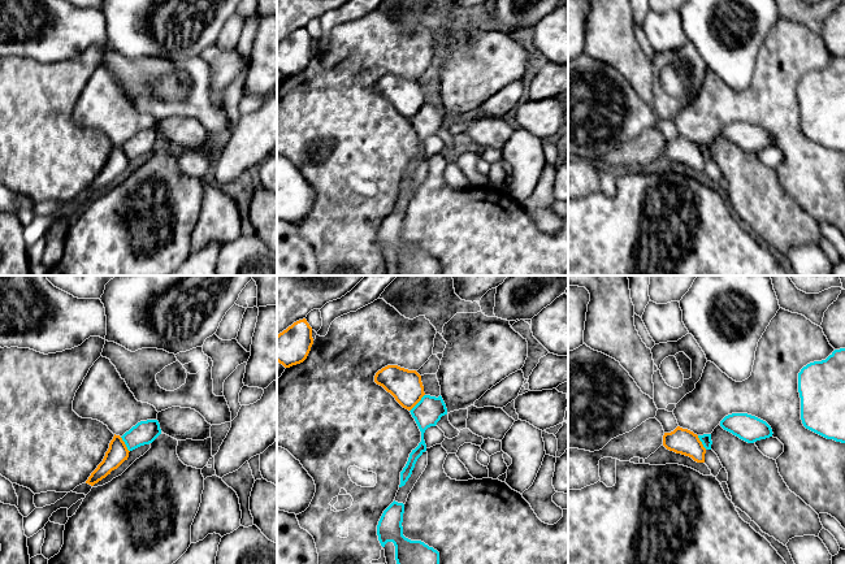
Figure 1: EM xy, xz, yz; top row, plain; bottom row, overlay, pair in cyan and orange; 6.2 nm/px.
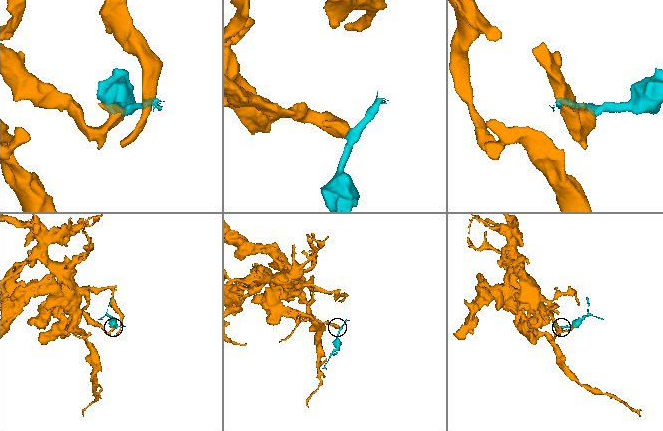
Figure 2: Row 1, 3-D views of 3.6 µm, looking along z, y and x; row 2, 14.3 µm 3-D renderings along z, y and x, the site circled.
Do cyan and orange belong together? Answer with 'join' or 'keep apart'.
keep apart

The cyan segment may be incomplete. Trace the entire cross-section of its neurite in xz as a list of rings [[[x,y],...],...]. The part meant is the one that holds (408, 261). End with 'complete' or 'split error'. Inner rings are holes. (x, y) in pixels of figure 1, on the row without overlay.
[[[393,211],[382,222],[377,244],[382,256],[387,251],[395,255],[398,276],[439,276],[439,261],[421,250],[411,250],[403,244],[404,213]]]; complete

